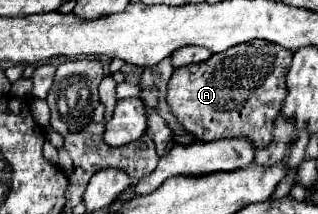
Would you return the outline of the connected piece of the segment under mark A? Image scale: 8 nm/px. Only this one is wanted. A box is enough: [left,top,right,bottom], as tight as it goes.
[167,39,293,147]

